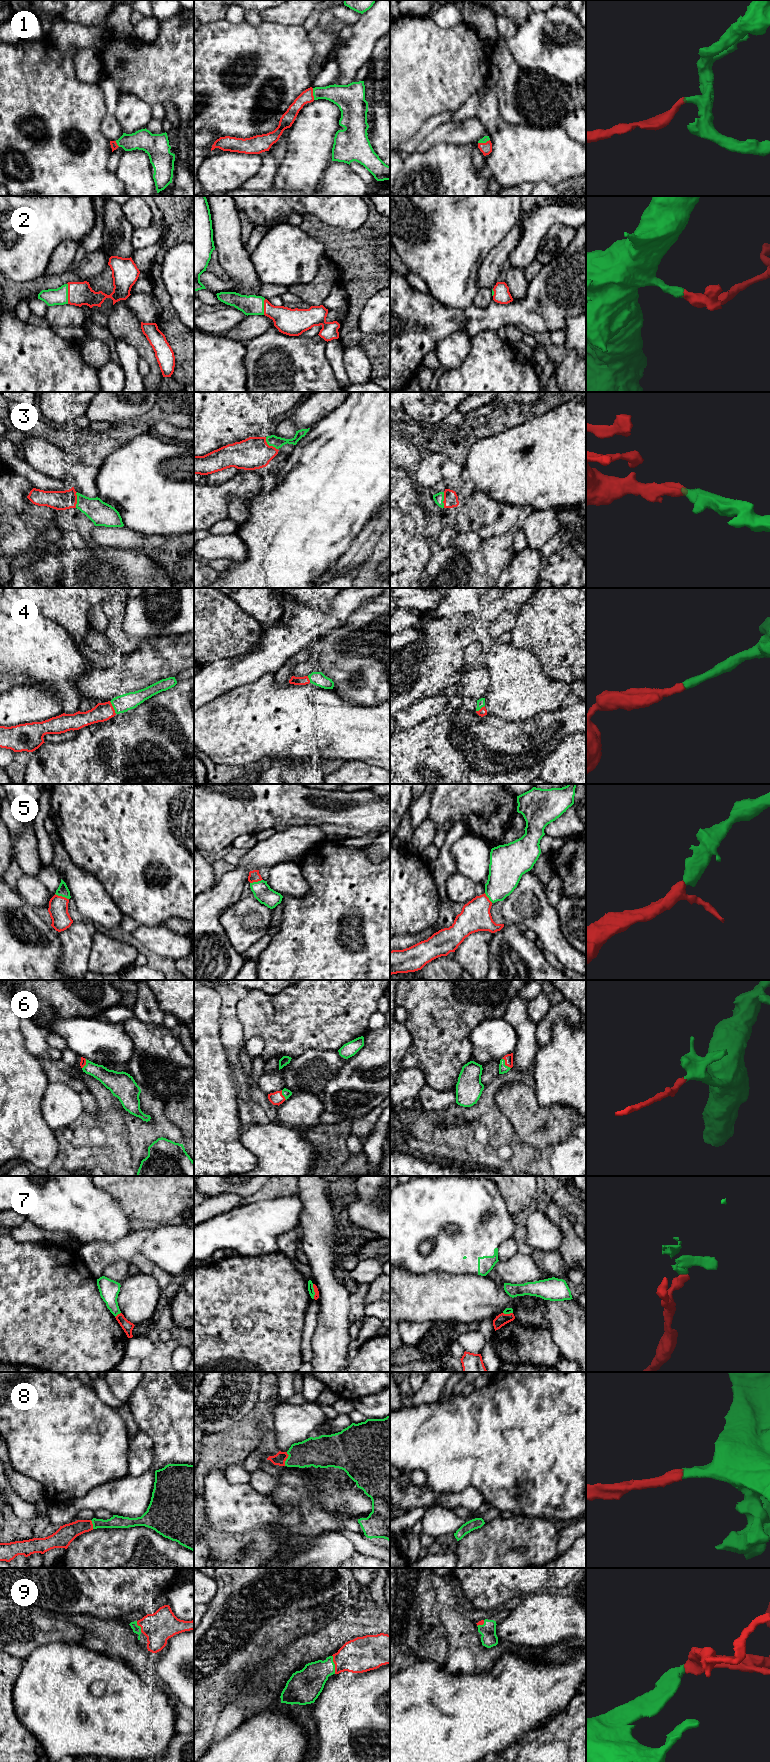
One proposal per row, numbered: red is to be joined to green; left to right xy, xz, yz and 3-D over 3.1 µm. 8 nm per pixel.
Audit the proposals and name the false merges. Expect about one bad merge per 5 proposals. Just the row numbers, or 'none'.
7

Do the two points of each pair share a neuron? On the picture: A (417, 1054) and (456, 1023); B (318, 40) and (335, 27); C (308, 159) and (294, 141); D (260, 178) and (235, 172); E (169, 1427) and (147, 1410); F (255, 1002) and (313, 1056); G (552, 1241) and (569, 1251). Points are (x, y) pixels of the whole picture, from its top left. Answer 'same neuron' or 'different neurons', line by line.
A: same neuron
B: same neuron
C: same neuron
D: different neurons
E: same neuron
F: different neurons
G: different neurons

